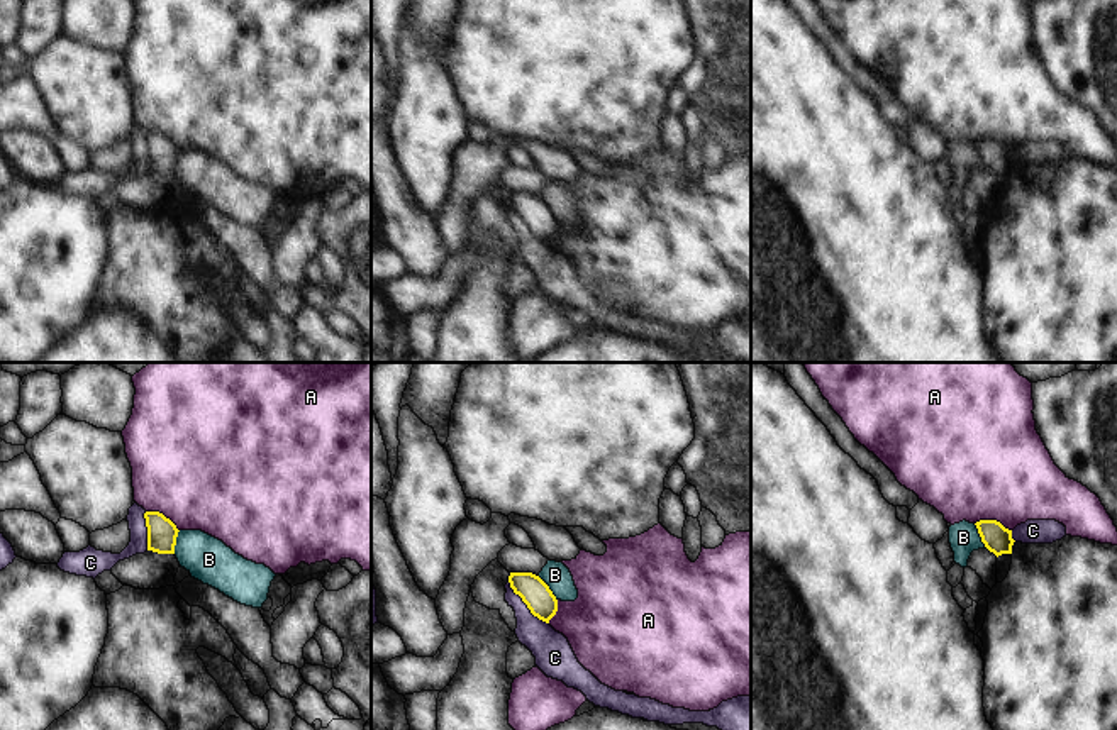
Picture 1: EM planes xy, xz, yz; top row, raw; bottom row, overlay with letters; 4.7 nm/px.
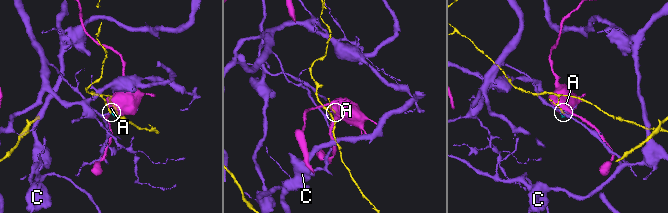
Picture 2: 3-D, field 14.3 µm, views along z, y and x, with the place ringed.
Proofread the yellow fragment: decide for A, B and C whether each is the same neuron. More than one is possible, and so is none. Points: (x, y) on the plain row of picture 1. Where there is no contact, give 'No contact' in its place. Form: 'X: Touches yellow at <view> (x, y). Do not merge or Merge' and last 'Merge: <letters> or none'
A: Touches yellow at yz (994, 141). Do not merge
B: Touches yellow at yz (980, 156). Do not merge
C: Touches yellow at xz (526, 224). Do not merge
Merge: none

